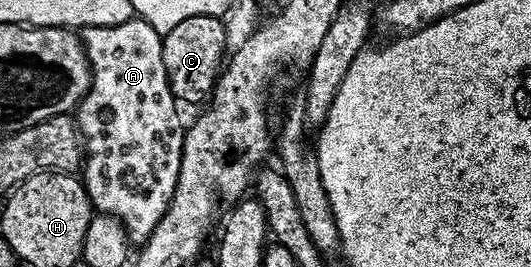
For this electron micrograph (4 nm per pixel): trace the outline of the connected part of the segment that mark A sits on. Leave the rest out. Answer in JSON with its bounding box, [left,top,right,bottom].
[73,16,185,244]

